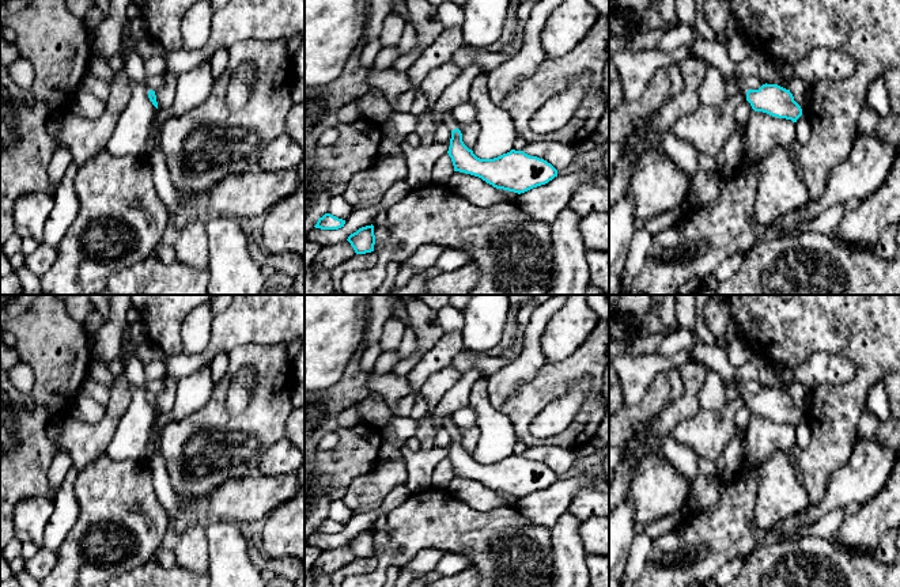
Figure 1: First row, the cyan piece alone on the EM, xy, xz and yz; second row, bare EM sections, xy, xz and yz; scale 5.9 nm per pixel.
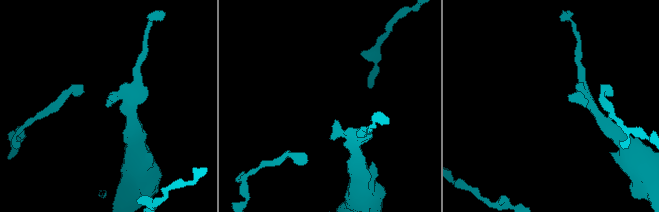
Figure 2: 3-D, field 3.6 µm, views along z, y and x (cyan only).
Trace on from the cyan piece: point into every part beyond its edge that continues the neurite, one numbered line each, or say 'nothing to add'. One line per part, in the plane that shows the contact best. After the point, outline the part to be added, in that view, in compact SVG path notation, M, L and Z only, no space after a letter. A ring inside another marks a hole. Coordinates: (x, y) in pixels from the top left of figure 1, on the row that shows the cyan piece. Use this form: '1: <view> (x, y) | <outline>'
1: xz (449, 121) | M450 110L443 113L443 124L445 124L450 130L454 130L454 129L458 128L457 121L454 120L453 113L451 113Z

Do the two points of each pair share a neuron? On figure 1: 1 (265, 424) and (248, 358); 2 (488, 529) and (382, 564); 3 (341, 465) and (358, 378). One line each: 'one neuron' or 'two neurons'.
1: one neuron
2: one neuron
3: one neuron

